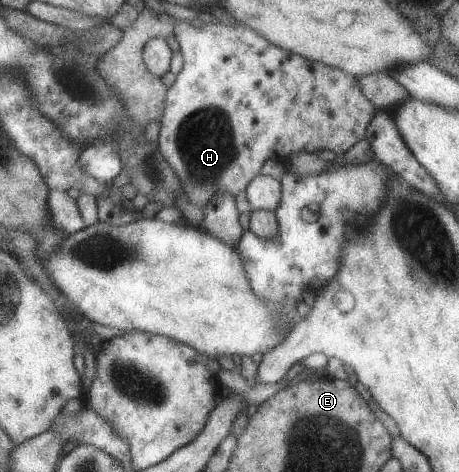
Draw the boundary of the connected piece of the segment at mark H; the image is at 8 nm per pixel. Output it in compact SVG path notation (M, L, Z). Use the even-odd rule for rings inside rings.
M206 18L206 26L198 28L189 20L177 20L176 40L180 44L180 50L184 54L185 65L182 72L178 75L176 84L171 87L167 103L167 113L162 120L161 139L159 146L164 153L165 159L170 166L178 173L182 180L183 192L188 195L190 203L198 205L202 210L206 210L221 193L230 193L237 196L249 190L252 181L264 170L266 162L270 158L277 158L280 162L288 160L292 152L298 152L305 148L306 151L332 150L337 156L343 155L350 150L356 142L366 136L368 123L372 120L377 108L366 98L362 92L356 76L342 70L334 68L323 62L307 59L304 55L290 52L290 49L282 48L273 41L262 36L257 30L240 23L238 26L230 26L213 19Z

